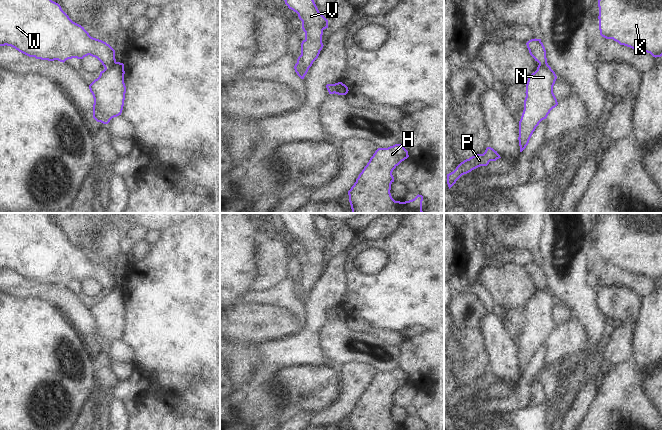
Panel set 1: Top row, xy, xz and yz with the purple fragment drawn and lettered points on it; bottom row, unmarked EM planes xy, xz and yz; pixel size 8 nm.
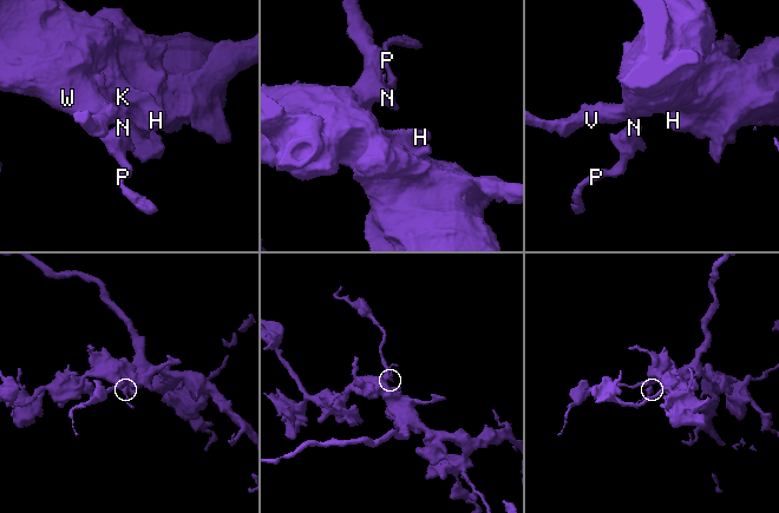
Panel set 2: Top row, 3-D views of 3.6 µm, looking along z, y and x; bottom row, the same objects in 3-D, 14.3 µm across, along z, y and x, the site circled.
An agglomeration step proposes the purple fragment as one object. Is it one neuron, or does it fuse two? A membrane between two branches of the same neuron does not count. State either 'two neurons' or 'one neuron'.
two neurons

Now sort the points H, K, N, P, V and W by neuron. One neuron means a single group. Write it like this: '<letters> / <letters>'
H K V W / N P

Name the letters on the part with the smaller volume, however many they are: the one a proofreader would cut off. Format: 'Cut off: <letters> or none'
Cut off: N, P

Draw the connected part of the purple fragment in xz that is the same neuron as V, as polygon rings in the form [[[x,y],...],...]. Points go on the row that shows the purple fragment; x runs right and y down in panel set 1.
[[[284,0],[289,9],[298,14],[302,21],[305,39],[301,43],[301,55],[294,66],[297,75],[304,79],[313,62],[323,48],[323,30],[328,28],[328,20],[319,12],[314,0]]]

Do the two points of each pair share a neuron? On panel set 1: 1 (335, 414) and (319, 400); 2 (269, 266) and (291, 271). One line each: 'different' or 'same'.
1: different
2: different

